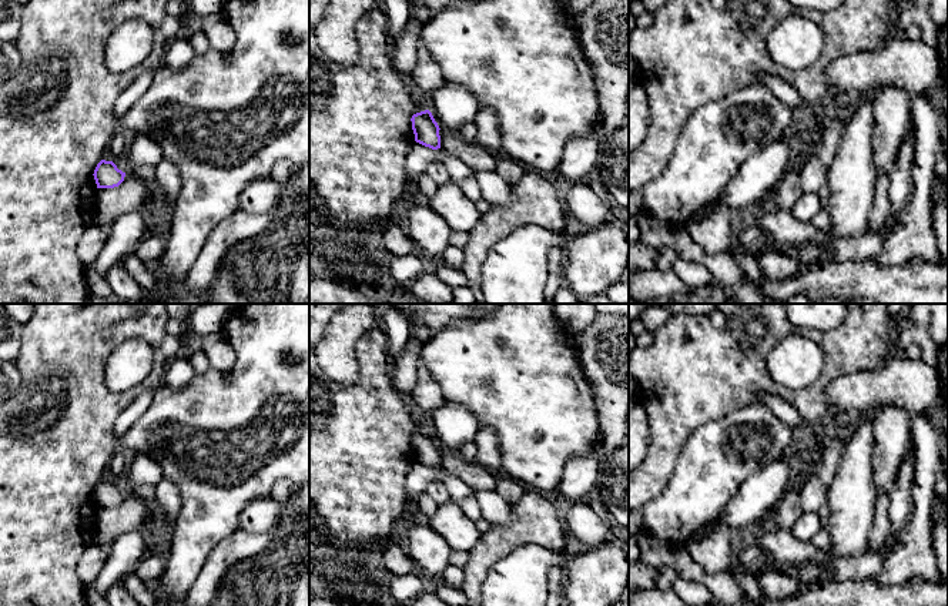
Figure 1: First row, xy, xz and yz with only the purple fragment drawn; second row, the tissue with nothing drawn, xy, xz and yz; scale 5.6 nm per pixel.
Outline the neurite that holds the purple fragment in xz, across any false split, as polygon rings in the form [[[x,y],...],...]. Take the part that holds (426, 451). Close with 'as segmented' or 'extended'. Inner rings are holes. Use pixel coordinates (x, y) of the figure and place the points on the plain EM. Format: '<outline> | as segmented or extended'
[[[429,429],[413,433],[411,441],[416,462],[432,469],[440,468],[440,448]]] | as segmented

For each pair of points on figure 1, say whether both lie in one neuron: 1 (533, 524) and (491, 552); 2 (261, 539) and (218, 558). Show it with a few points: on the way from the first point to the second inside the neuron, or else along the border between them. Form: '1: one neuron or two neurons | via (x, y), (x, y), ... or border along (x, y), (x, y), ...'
1: one neuron | via (523, 529), (501, 542)
2: one neuron | via (251, 543), (241, 545), (228, 552)

